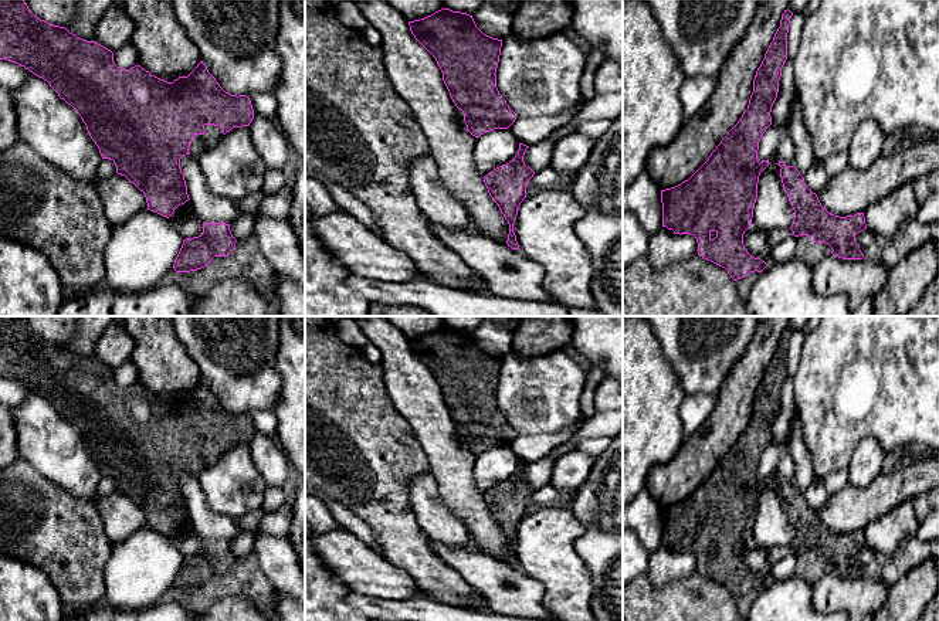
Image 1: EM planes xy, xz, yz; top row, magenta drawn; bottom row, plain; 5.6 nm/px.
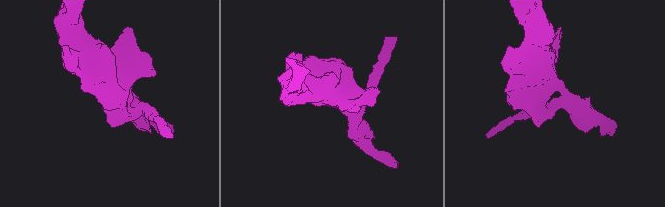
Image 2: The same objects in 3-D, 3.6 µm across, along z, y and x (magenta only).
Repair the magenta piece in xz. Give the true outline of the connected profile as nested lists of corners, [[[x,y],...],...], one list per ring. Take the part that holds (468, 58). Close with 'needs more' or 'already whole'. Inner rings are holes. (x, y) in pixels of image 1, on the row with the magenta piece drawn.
[[[444,7],[409,26],[435,58],[452,102],[464,113],[467,132],[479,138],[515,122],[516,113],[496,88],[502,40],[484,34],[472,16]]] | already whole

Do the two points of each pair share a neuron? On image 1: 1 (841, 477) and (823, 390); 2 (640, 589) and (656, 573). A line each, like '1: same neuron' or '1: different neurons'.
1: different neurons
2: different neurons

